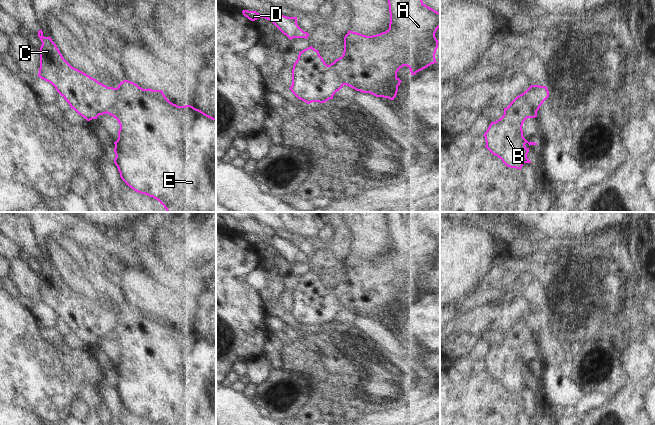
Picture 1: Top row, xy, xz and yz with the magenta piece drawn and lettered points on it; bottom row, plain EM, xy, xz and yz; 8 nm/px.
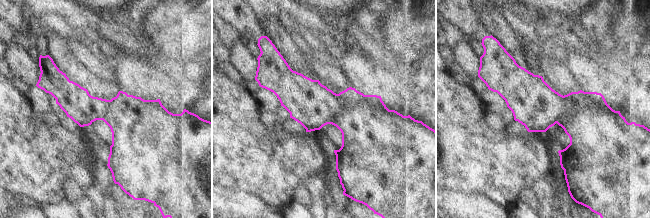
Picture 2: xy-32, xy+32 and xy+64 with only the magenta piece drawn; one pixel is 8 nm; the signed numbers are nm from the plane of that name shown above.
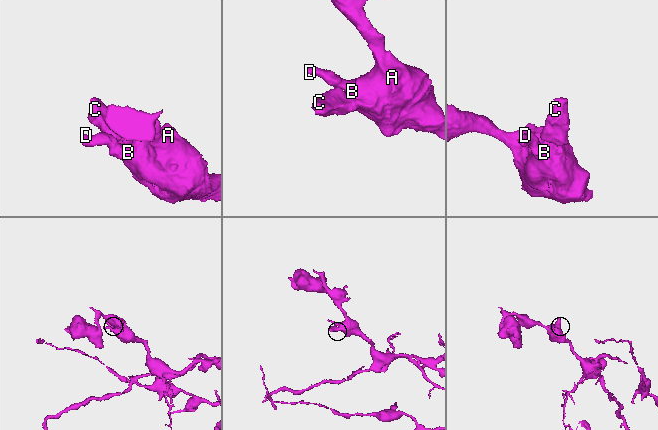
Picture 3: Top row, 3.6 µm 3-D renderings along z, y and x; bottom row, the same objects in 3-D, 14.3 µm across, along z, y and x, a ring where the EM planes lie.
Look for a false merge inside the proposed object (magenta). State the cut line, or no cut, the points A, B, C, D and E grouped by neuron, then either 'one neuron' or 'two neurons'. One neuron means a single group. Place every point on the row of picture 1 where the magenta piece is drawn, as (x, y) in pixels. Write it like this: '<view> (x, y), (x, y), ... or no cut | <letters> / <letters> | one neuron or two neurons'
xy (117, 88), (116, 101), (106, 112) | A B D E / C | two neurons

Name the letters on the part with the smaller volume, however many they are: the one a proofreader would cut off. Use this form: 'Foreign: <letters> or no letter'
Foreign: C

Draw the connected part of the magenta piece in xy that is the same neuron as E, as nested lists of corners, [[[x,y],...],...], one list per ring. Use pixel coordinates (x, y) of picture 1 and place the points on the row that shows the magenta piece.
[[[124,80],[117,87],[117,99],[107,114],[119,123],[118,139],[114,142],[114,163],[121,179],[134,191],[158,200],[167,212],[216,212],[216,118],[213,118],[191,105],[178,106],[170,102],[162,90],[143,89],[134,82]]]

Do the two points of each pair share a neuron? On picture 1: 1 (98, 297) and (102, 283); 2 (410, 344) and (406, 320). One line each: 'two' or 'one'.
1: two
2: two

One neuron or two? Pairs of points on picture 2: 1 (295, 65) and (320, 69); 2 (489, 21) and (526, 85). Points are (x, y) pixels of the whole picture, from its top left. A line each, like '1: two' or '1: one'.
1: two
2: two

